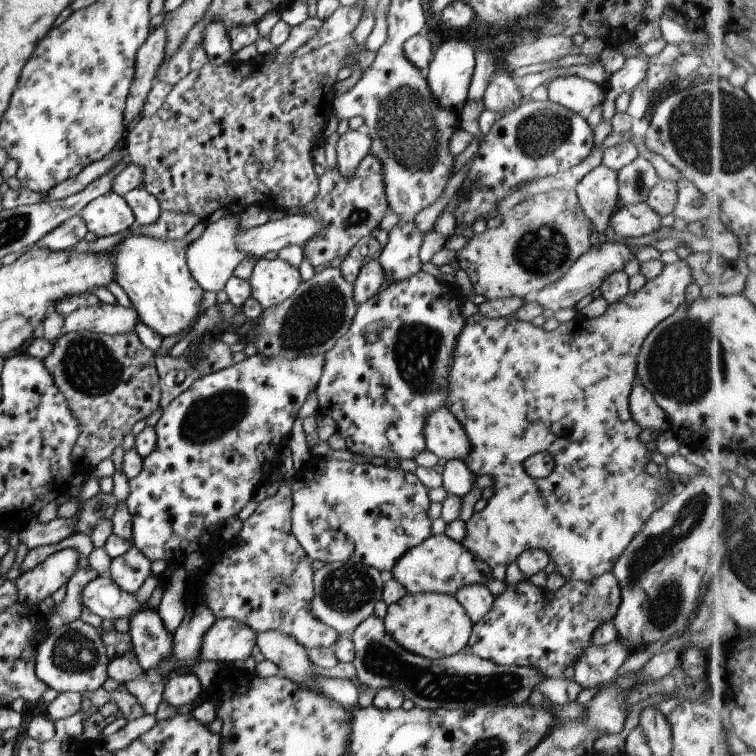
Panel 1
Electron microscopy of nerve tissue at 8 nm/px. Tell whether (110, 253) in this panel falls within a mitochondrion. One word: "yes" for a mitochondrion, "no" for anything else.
no

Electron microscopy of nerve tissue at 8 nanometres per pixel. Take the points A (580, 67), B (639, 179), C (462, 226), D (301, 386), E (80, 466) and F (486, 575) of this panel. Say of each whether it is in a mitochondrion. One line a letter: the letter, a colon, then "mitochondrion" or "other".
A: other
B: mitochondrion
C: other
D: other
E: other
F: other

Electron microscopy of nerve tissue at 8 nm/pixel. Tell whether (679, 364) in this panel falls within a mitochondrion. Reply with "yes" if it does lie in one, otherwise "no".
yes

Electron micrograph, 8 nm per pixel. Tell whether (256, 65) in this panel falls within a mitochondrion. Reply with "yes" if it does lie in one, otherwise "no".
no

